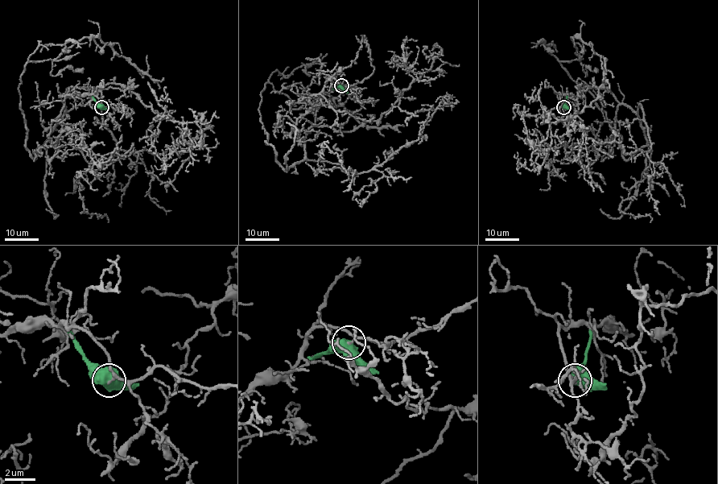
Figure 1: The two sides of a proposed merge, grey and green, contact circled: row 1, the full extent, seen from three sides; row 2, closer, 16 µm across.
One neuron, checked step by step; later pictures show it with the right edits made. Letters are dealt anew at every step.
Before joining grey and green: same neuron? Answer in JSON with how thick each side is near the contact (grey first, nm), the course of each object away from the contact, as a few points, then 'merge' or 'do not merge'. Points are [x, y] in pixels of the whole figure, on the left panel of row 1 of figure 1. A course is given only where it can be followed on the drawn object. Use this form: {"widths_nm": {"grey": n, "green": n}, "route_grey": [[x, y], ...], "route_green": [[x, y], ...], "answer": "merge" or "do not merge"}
{"widths_nm": {"grey": 160, "green": 650}, "route_grey": [[101, 107], [69, 88], [33, 159], [20, 108], [24, 67], [98, 38], [163, 77]], "route_green": [[101, 107], [92, 96]], "answer": "do not merge"}

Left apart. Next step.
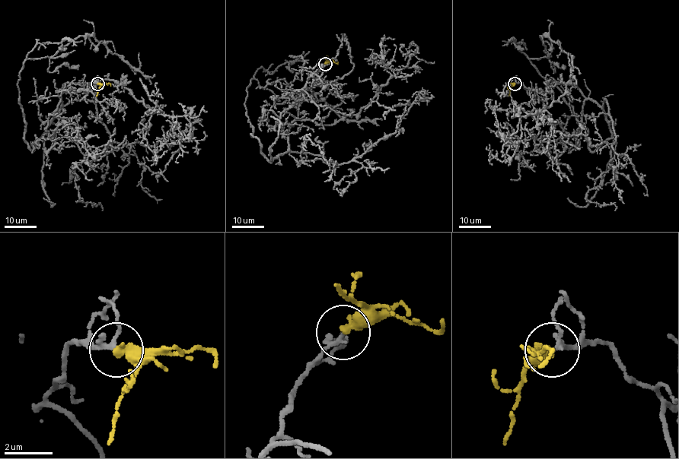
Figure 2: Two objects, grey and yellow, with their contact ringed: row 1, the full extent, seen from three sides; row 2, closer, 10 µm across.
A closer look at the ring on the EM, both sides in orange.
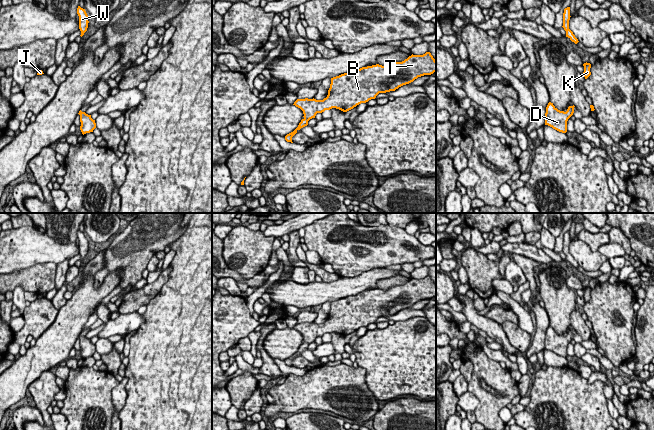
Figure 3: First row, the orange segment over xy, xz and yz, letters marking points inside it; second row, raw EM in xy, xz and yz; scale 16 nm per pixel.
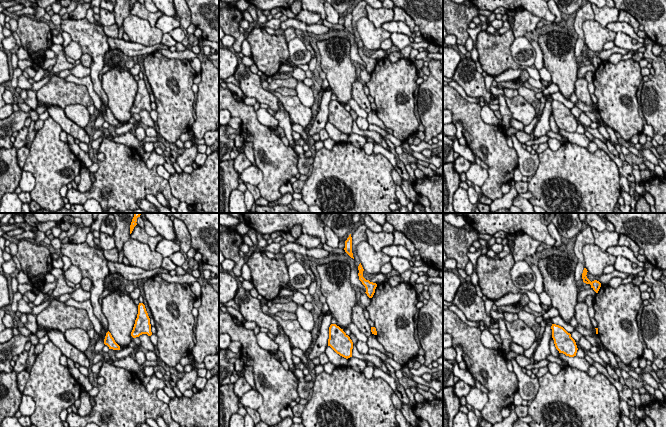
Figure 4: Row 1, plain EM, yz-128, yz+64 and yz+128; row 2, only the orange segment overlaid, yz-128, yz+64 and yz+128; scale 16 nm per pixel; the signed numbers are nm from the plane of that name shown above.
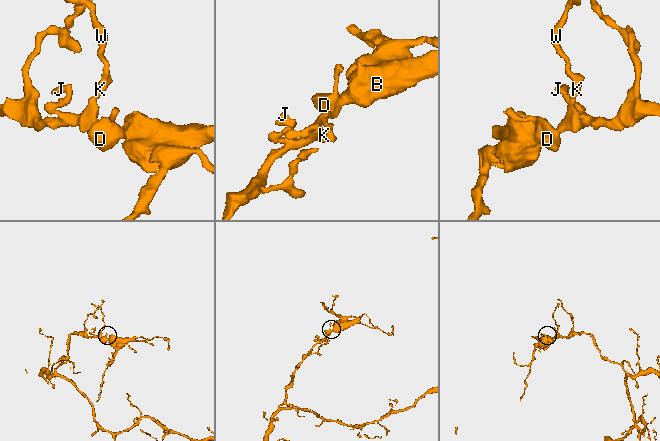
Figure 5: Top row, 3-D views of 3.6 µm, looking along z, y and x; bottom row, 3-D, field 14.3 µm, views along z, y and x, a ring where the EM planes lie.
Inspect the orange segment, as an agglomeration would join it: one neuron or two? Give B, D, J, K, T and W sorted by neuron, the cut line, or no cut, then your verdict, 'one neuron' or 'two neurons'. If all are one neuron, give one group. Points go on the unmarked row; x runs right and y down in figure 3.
B D J K T W; no cut; one neuron

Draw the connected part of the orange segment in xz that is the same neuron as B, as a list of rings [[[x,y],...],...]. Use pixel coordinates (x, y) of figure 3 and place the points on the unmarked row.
[[[430,276],[423,279],[411,279],[402,286],[394,286],[388,290],[379,288],[362,291],[354,296],[348,296],[331,302],[328,319],[323,324],[316,323],[297,323],[293,329],[303,335],[304,342],[299,347],[298,351],[291,357],[285,360],[287,366],[292,366],[292,361],[298,354],[308,349],[308,345],[315,342],[317,337],[322,337],[325,334],[332,332],[347,336],[361,327],[366,327],[371,323],[375,323],[379,317],[395,315],[399,311],[413,306],[418,301],[431,299],[436,296],[436,284]]]

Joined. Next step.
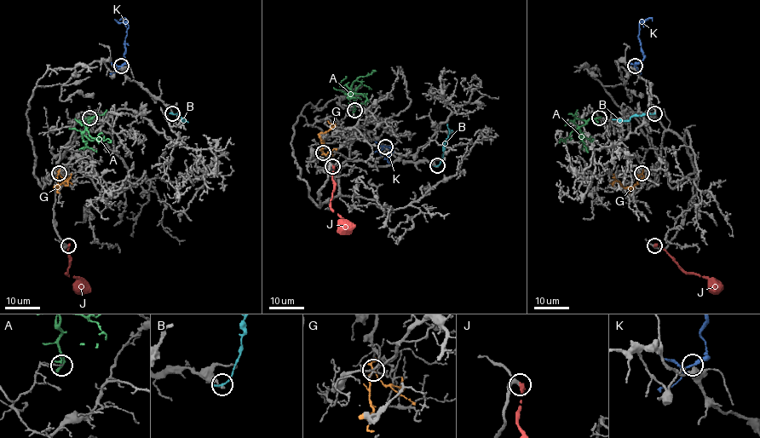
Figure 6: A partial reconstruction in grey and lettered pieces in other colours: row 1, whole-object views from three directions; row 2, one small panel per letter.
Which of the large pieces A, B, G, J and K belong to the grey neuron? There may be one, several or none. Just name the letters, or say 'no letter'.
J

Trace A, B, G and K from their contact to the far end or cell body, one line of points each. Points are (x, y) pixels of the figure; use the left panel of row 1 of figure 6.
A: (89, 118), (87, 130), (94, 139), (102, 141), (107, 138), (110, 141), (107, 141)
B: (172, 113), (182, 119)
G: (59, 173), (59, 184), (55, 187), (67, 181), (67, 186), (63, 183)
K: (121, 66), (125, 63), (129, 26), (123, 19), (128, 20)

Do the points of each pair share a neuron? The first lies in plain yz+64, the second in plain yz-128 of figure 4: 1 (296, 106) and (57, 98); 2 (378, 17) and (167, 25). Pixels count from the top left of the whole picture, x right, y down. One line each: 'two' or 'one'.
1: two
2: two

